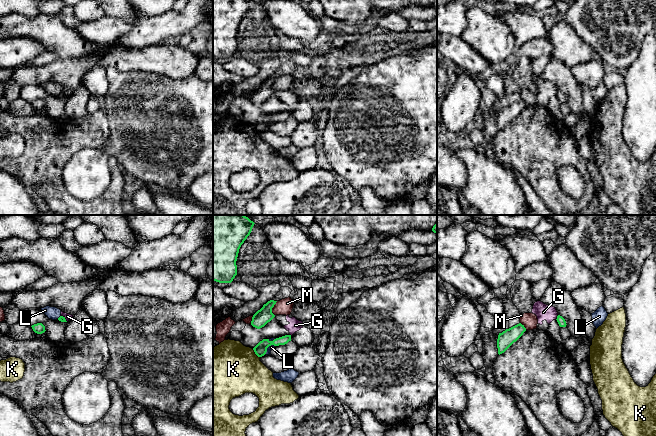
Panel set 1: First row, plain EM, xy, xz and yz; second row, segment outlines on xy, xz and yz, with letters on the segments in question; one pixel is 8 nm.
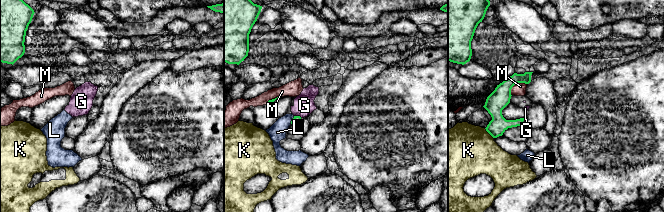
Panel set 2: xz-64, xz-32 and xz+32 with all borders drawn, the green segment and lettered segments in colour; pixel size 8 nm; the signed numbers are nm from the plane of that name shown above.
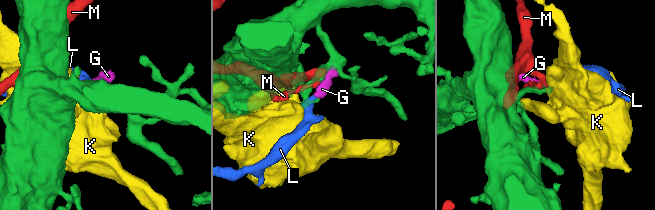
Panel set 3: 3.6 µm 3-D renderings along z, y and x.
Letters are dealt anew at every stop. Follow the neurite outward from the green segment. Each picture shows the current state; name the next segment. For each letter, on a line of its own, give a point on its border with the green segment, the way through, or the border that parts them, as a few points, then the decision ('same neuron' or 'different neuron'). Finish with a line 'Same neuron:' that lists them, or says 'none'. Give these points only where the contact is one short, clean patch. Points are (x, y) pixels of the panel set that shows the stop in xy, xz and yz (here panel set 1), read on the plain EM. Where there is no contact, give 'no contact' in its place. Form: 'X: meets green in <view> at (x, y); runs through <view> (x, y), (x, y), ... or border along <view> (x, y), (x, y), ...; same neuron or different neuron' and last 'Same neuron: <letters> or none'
G: meets green in yz at (557, 93); border along yz (558, 91), (555, 95); different neuron
K: meets green in xz at (255, 129); different neuron
L: meets green in xz at (267, 123); border along xz (273, 120), (267, 124), (264, 130); different neuron
M: meets green in xz at (272, 83); border along xz (277, 77), (272, 84), (274, 91); different neuron
Same neuron: none

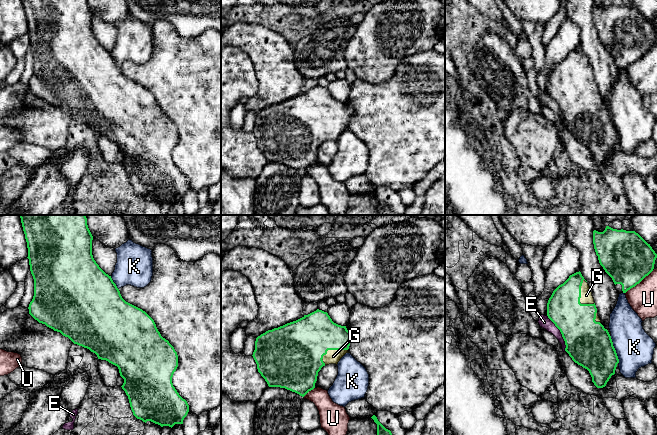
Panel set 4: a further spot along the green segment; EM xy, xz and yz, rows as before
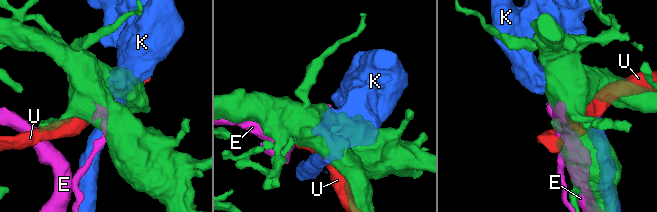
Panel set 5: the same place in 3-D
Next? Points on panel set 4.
E: meets green in yz at (561, 109); different neuron
G: meets green in yz at (580, 73); same neuron
K: meets green in yz at (614, 125); different neuron
U: meets green in yz at (639, 58); different neuron
Same neuron: G

